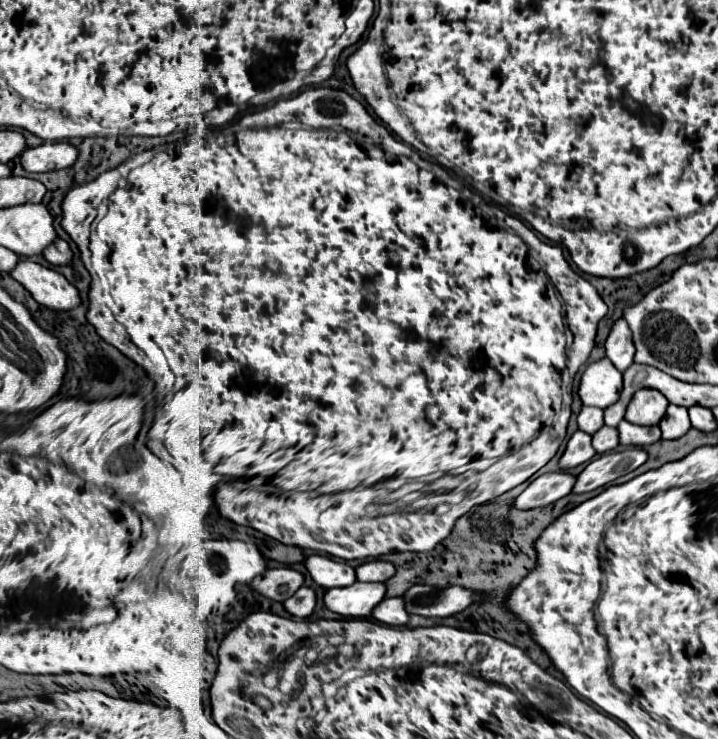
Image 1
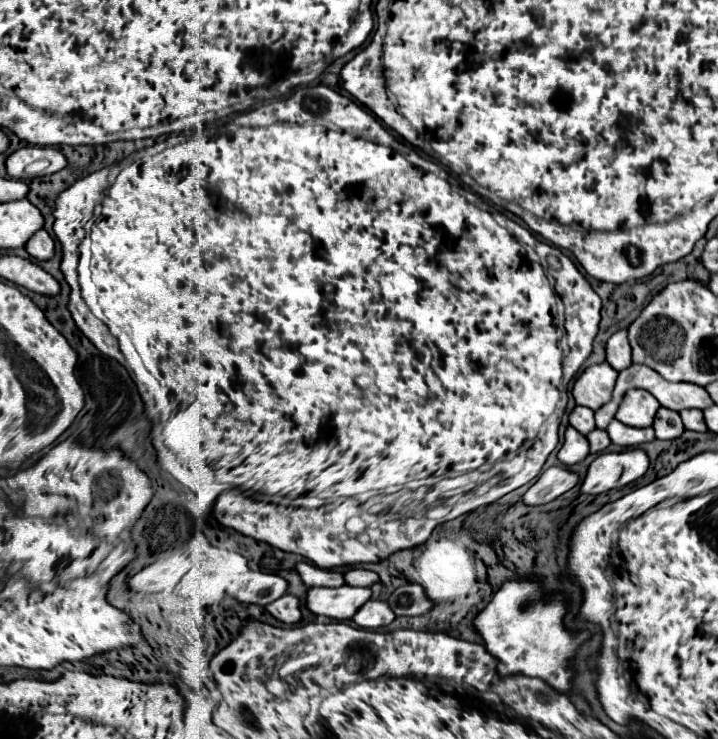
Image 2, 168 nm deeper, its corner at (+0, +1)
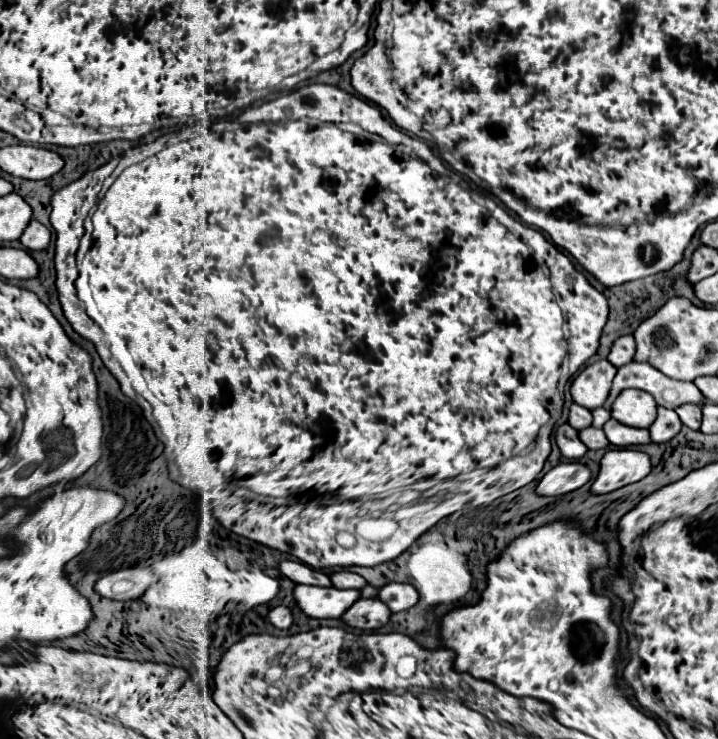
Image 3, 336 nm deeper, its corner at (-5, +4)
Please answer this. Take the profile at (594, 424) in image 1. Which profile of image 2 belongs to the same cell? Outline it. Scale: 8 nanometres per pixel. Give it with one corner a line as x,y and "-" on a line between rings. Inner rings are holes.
574,407
574,411
570,413
570,425
572,425
578,433
588,435
592,429
596,429
594,411
588,409
588,407

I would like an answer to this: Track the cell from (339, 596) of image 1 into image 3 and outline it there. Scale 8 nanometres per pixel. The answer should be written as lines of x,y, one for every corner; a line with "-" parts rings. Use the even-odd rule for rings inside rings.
297,584
293,588
293,600
309,618
339,618
355,600
359,600
359,590

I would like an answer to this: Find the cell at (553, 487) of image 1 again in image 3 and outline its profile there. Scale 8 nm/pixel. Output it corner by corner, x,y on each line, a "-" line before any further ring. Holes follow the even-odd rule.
563,462
551,468
541,482
537,484
535,492
539,496
561,496
573,492
591,480
591,470
579,462

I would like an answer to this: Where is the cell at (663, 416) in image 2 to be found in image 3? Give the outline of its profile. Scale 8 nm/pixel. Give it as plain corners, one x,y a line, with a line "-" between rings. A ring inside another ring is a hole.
659,408
655,422
649,426
651,442
655,442
655,444
667,442
667,440
671,440
675,434
679,434
679,430
681,430
681,420
679,420
679,416
675,414
675,410

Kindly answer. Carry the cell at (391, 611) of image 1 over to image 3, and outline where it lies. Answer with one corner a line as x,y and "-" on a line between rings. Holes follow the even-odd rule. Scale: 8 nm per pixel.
359,598
351,606
351,610
347,610
341,616
341,622
345,622
351,628
367,632
367,630
377,630
383,624
387,624
389,616
391,616
391,610
381,600
377,600
377,598

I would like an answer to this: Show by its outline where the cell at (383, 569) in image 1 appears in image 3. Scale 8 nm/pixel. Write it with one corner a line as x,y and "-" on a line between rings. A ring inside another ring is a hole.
339,570
335,574
331,574
331,584
335,588
353,588
353,590
361,590
367,582
359,576
359,574
353,574
353,572
347,572
347,570

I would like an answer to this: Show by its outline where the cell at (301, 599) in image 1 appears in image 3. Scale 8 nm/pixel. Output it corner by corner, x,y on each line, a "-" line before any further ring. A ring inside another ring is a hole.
277,606
269,612
269,622
277,628
277,630
289,630
291,624
293,624
293,618
291,618
291,610
285,608
285,606

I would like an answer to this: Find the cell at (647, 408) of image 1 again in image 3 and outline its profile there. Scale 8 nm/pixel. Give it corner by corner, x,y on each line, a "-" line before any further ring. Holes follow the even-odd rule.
623,390
611,408
611,418
633,428
649,428
655,416
657,402
643,390

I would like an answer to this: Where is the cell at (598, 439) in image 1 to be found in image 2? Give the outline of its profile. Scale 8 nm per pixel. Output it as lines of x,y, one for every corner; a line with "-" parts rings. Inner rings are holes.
594,429
586,435
586,439
590,441
590,453
602,453
608,445
610,445
610,437
604,429

